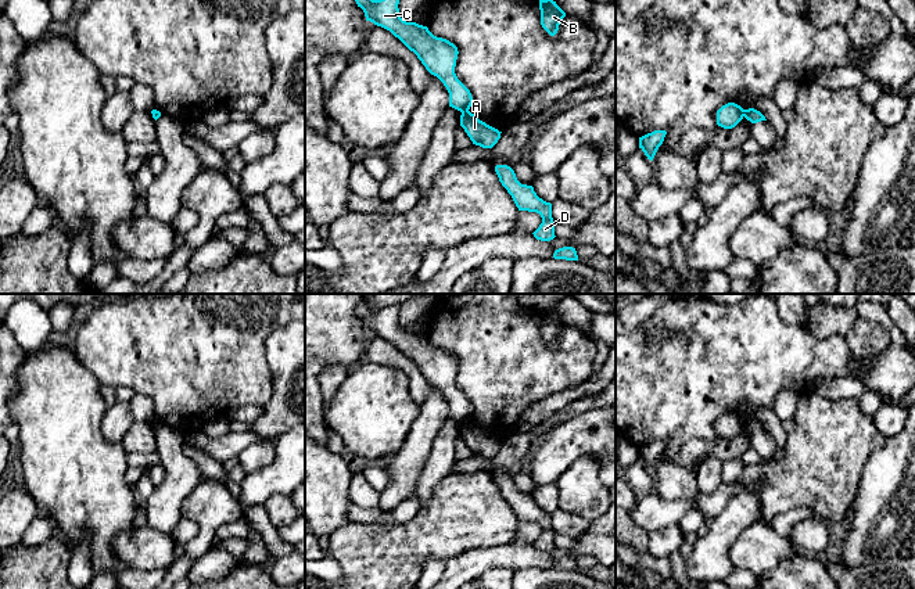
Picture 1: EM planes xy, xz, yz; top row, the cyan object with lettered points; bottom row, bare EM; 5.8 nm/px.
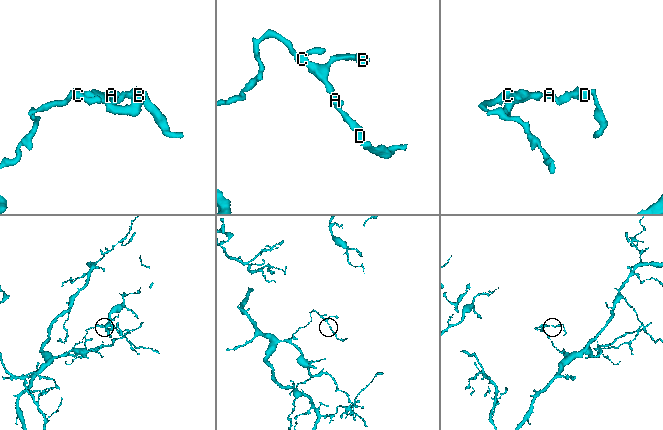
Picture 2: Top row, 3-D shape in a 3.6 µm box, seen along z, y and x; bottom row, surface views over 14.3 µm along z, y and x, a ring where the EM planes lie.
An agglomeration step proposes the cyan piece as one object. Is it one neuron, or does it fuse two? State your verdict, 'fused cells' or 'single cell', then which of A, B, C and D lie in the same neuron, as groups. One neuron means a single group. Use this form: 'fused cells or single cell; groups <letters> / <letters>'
fused cells; groups A D / B C

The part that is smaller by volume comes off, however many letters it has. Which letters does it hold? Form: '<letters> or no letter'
A, D

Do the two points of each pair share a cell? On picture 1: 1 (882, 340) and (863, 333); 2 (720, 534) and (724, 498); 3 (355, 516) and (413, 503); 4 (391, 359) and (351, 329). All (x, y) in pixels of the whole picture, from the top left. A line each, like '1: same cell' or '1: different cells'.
1: same cell
2: different cells
3: same cell
4: different cells

